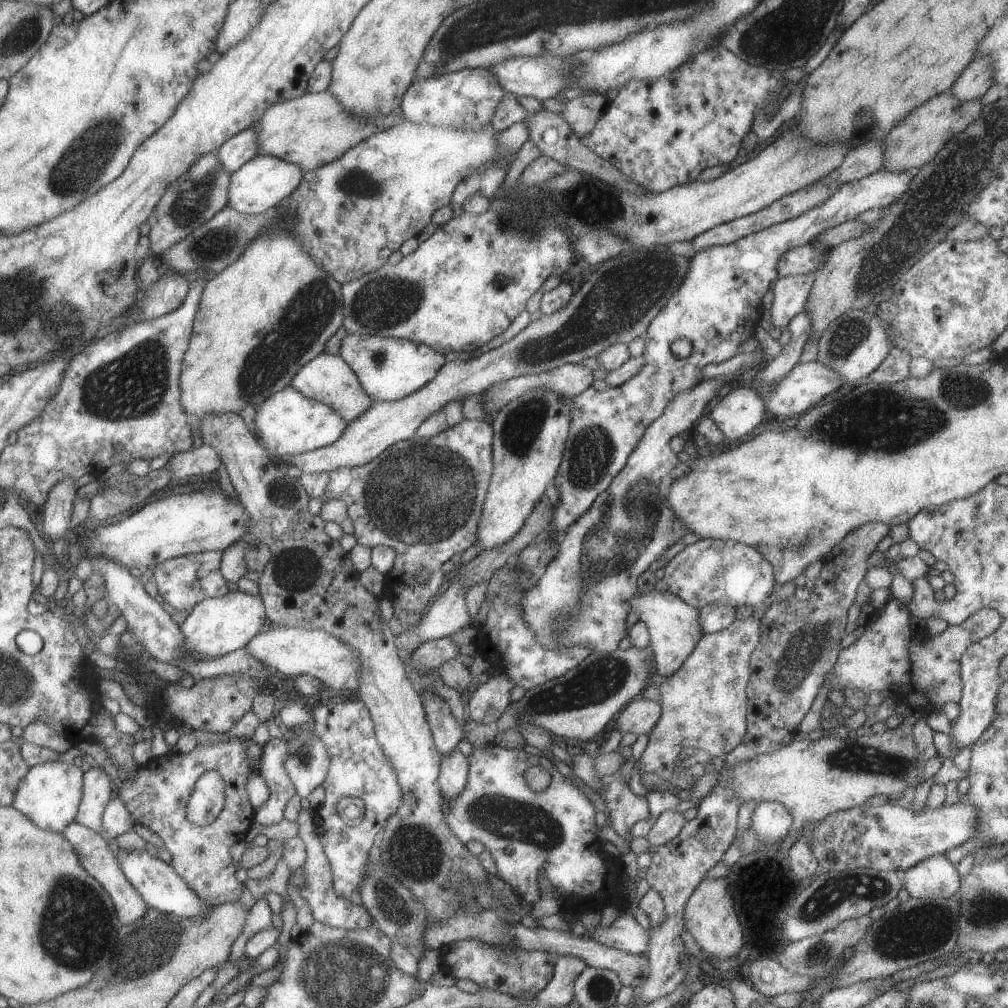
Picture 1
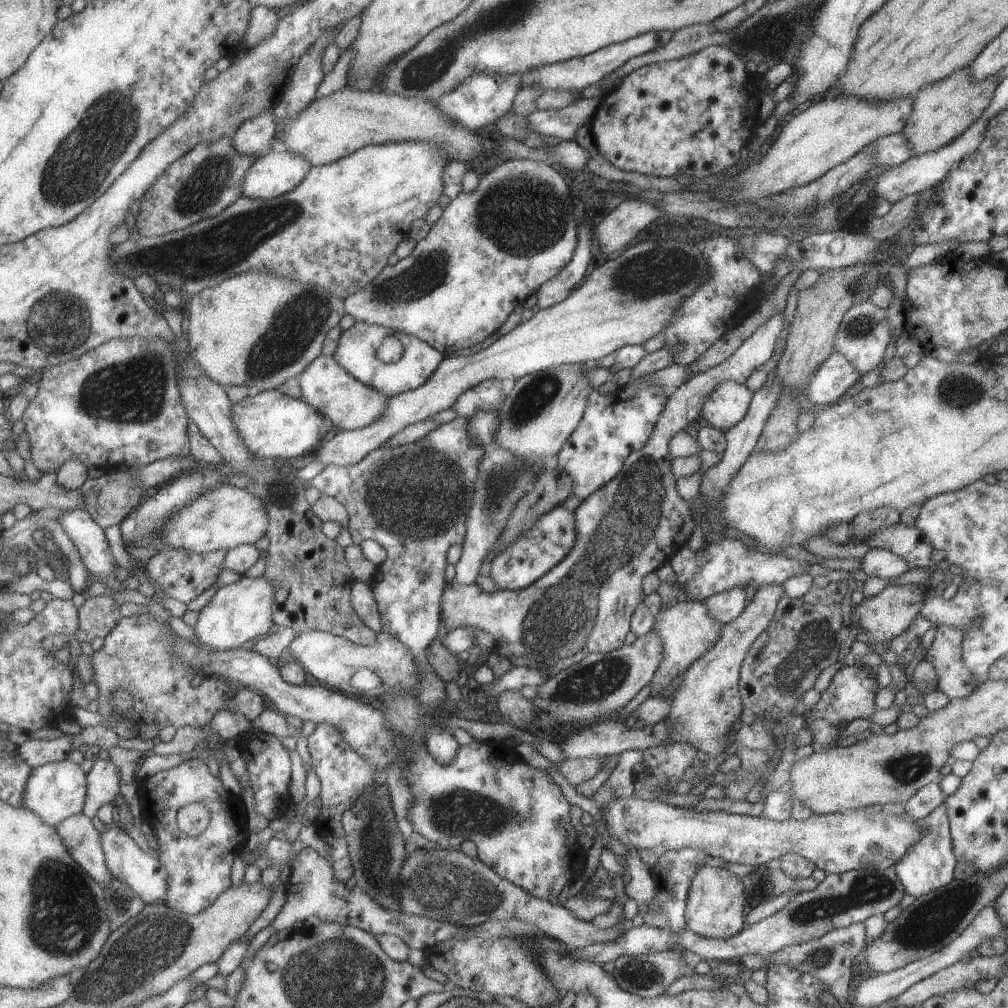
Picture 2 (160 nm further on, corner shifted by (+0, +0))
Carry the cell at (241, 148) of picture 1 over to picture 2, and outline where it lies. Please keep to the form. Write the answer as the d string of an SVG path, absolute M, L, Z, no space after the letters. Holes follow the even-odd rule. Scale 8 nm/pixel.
M271 109L244 120L231 134L233 148L249 156L259 156L271 150L276 131L276 117Z

